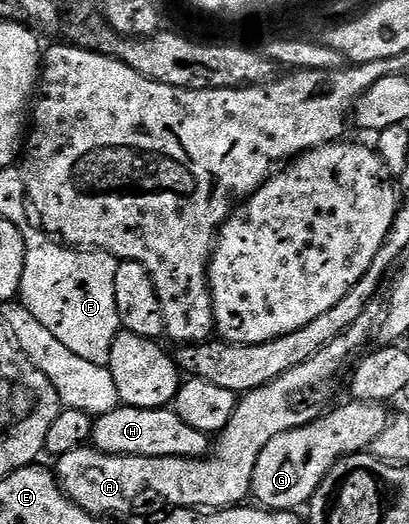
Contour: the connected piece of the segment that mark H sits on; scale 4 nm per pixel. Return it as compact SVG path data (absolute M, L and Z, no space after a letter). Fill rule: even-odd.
M120 405L117 409L105 410L94 420L91 444L104 454L119 457L180 457L201 460L209 456L212 441L209 434L200 432L180 419L173 408L132 408Z

